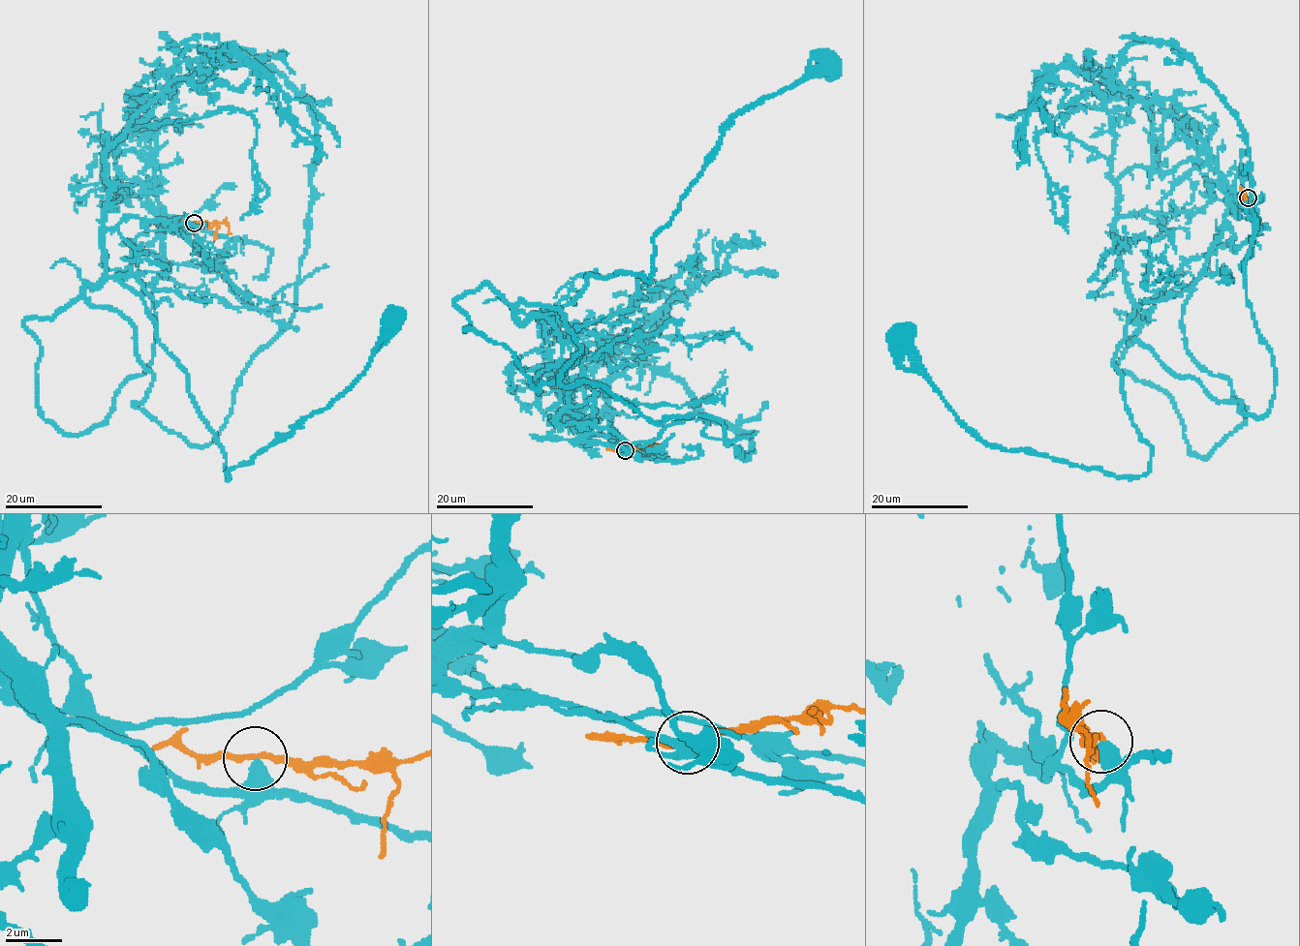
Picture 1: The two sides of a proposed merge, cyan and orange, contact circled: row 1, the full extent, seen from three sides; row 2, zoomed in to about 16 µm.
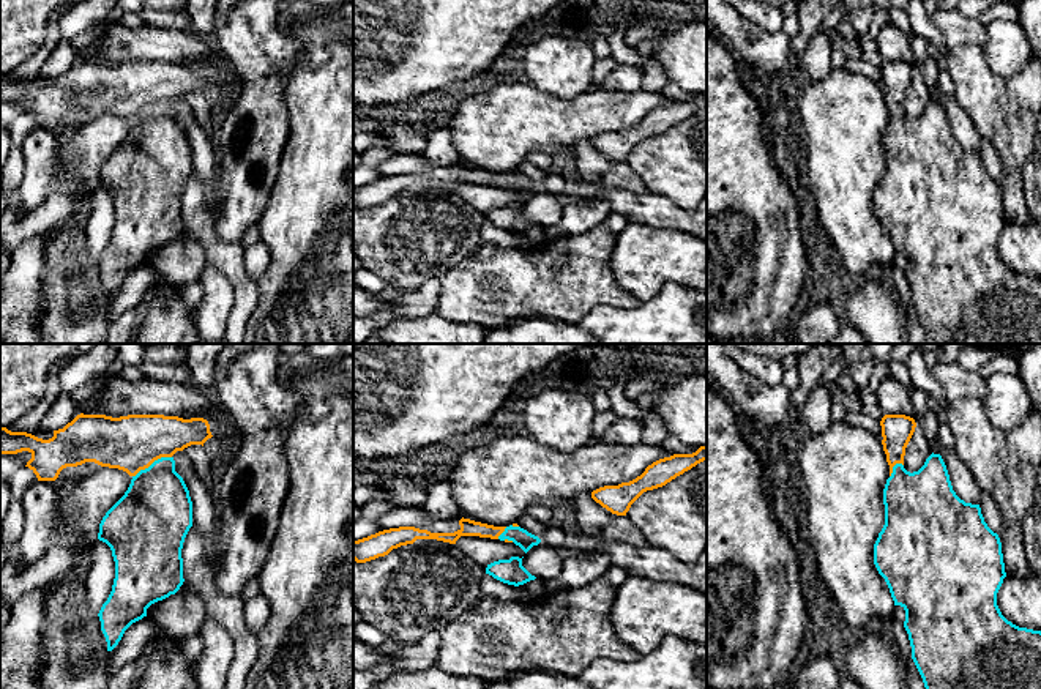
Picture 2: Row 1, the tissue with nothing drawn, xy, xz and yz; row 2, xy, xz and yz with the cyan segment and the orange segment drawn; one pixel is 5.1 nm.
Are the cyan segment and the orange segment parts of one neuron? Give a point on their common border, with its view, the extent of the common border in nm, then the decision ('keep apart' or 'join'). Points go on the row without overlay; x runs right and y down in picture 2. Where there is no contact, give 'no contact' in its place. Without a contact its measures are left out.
meets cyan in xy at (153, 109); contact 220 nm long; join

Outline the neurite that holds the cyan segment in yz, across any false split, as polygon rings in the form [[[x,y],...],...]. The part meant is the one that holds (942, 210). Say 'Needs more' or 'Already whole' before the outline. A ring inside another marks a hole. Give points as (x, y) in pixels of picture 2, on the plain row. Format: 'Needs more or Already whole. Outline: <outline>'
Needs more. Outline: [[[885,61],[880,73],[890,125],[874,211],[894,252],[905,257],[904,274],[926,342],[1041,344],[1041,277],[1013,271],[997,252],[1006,224],[998,181],[984,169],[979,151],[956,142],[940,101],[932,99],[918,118],[904,115],[905,95],[916,74],[913,65]]]

